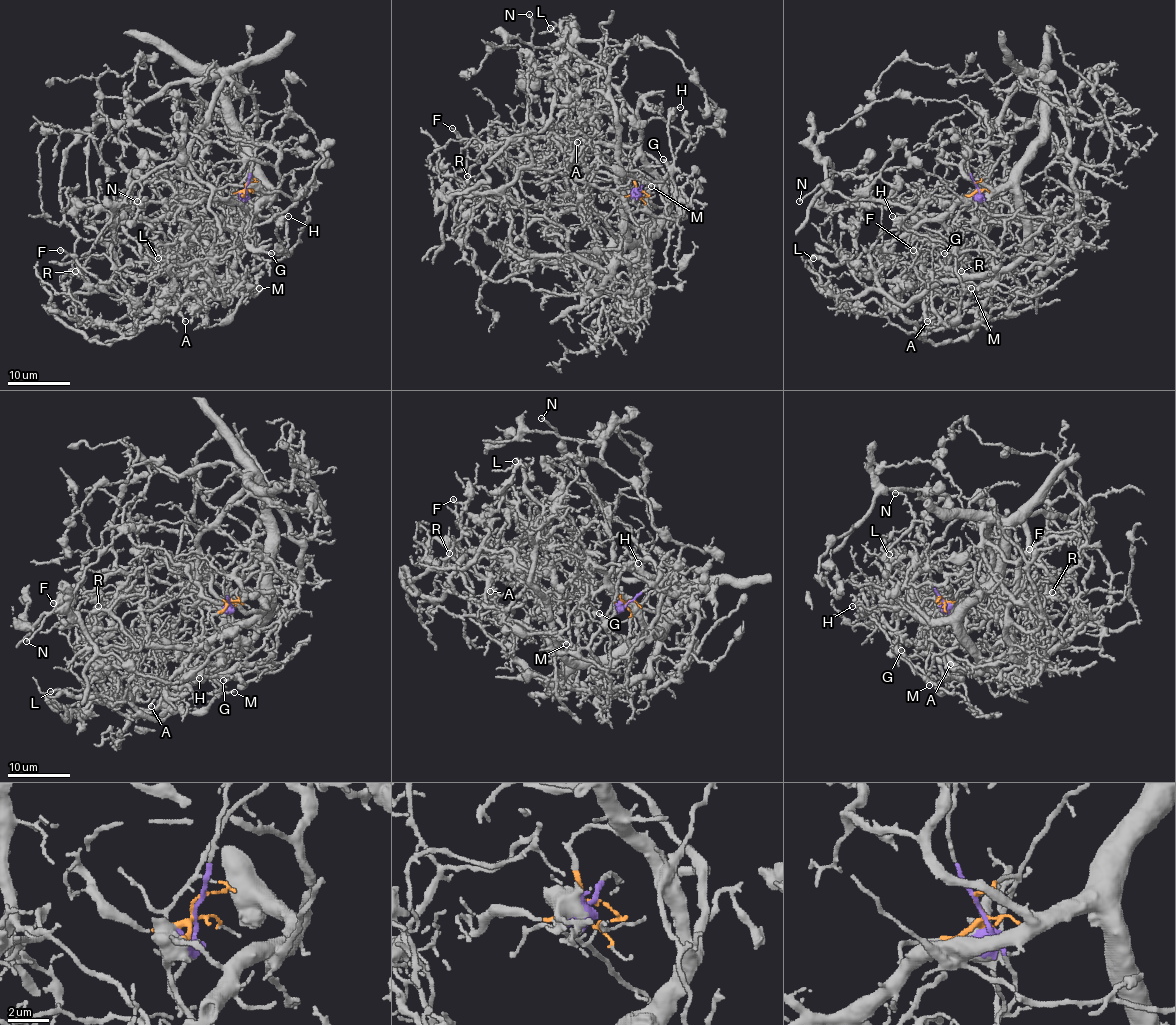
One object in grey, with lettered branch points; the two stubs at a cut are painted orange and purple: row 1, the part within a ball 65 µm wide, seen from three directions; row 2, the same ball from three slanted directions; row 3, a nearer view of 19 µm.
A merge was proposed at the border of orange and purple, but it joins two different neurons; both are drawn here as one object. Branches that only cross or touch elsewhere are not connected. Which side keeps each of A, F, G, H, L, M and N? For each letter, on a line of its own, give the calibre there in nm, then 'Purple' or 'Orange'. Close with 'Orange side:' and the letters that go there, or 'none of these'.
A: Thickness 180 nm. Purple
F: Thickness 160 nm. Orange
G: Thickness 320 nm. Purple
H: Thickness 130 nm. Purple
L: Thickness 150 nm. Orange
M: Thickness 200 nm. Purple
N: Thickness 160 nm. Orange
Orange side: F, L, N

